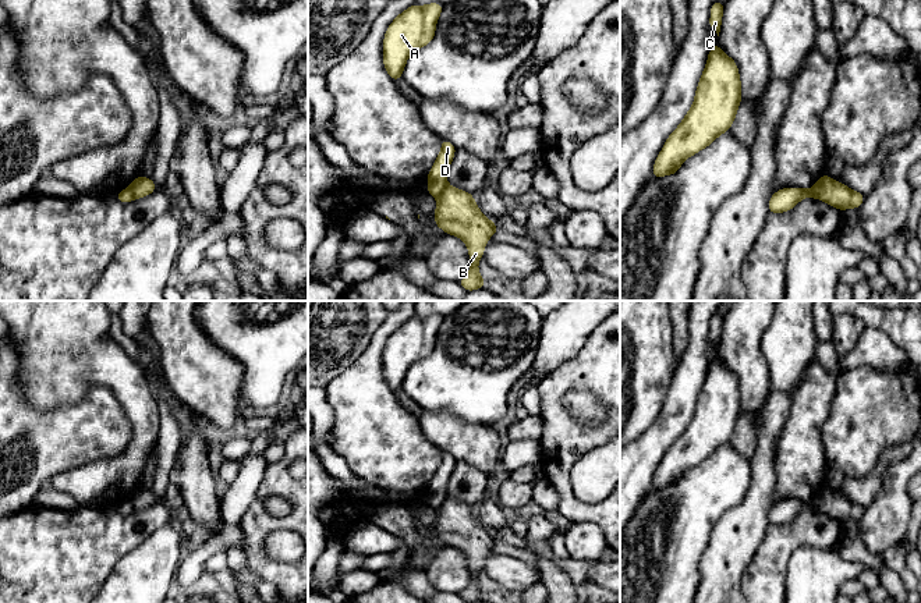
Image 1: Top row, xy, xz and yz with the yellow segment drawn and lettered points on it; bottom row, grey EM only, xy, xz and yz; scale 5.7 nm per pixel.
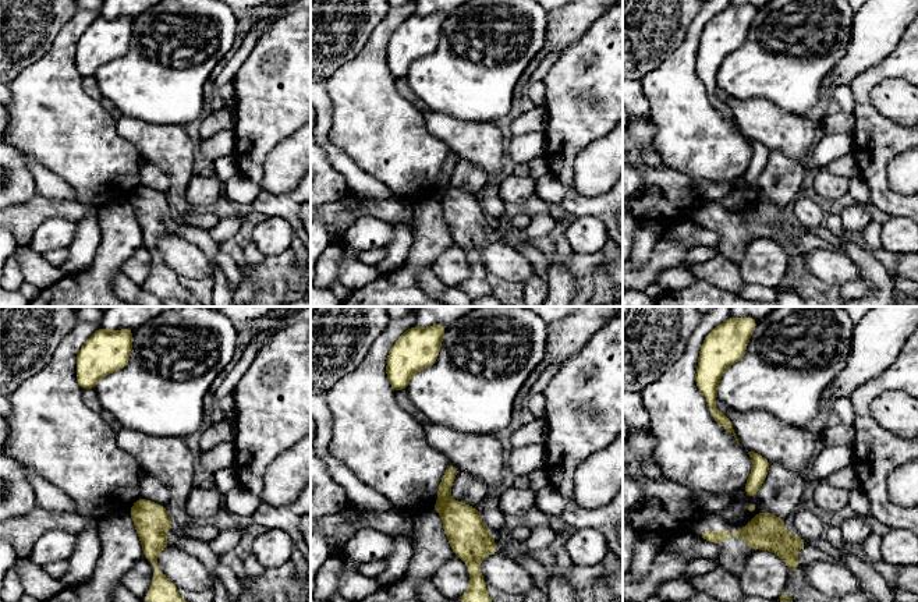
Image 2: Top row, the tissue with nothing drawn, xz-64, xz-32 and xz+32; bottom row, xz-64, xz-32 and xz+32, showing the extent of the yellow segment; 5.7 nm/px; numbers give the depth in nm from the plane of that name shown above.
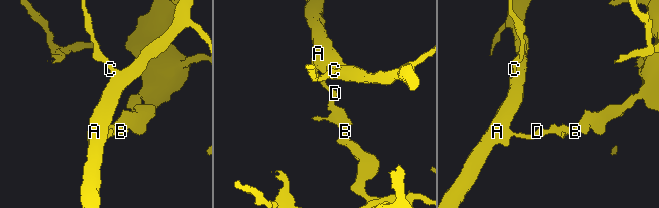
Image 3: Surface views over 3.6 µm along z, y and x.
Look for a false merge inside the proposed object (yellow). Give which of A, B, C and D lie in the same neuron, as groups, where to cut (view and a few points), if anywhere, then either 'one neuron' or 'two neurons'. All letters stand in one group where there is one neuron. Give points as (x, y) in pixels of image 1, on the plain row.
groups A C D / B; cut xz (446, 496), (438, 510); two neurons

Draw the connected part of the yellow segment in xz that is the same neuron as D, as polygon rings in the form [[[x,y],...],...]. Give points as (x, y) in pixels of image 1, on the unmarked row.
[[[442,451],[440,465],[428,486],[428,506],[435,510],[439,510],[447,497],[446,486],[451,472],[454,471],[454,465],[454,457]]]

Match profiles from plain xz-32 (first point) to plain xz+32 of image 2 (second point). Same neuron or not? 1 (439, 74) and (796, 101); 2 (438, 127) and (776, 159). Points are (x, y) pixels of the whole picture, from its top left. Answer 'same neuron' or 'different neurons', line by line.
1: same neuron
2: different neurons

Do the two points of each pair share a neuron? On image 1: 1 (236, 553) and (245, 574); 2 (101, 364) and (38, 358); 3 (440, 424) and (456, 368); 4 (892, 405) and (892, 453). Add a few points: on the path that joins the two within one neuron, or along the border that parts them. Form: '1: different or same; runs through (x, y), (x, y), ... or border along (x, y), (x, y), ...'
1: same; runs through (236, 559), (240, 568)
2: same; runs through (85, 361), (53, 358)
3: different; border along (422, 408), (450, 411), (461, 419), (474, 424)
4: different; border along (902, 443), (889, 446), (881, 454), (872, 471)

